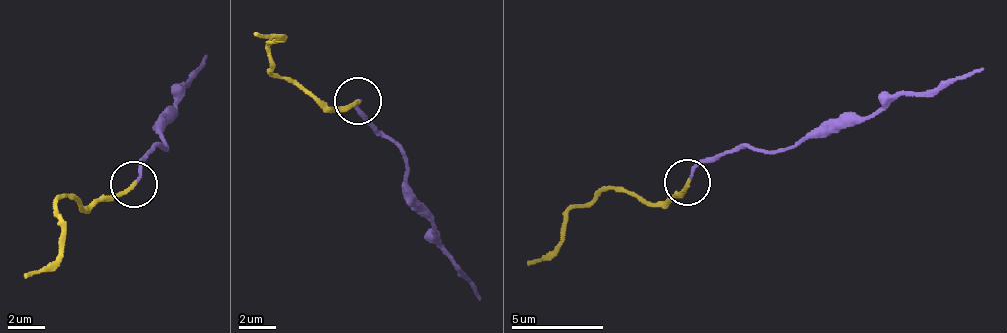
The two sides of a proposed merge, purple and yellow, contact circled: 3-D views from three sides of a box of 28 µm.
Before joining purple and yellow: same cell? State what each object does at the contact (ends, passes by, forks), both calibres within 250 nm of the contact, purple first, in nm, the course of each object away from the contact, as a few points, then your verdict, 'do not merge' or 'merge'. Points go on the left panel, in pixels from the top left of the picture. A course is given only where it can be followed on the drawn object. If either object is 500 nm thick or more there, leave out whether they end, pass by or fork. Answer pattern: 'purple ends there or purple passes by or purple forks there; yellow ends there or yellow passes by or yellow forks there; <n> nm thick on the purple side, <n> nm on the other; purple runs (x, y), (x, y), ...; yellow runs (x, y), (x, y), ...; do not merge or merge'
purple ends there; yellow ends there; 140 nm thick on the purple side, 200 nm on the other; purple runs (135, 185), (142, 162), (160, 146), (164, 149), (163, 134), (182, 89), (200, 73), (207, 53); yellow runs (135, 185), (82, 205), (57, 198), (58, 251), (25, 280); merge

